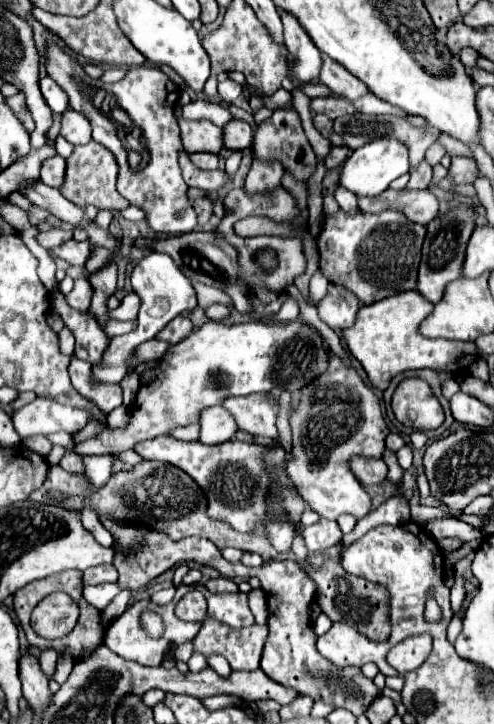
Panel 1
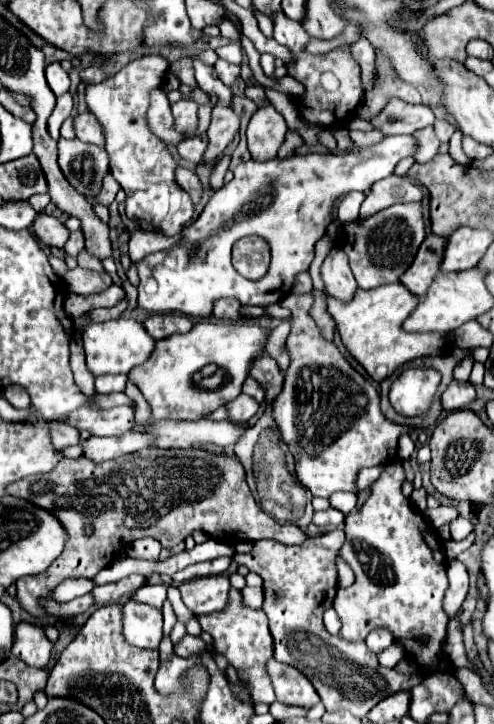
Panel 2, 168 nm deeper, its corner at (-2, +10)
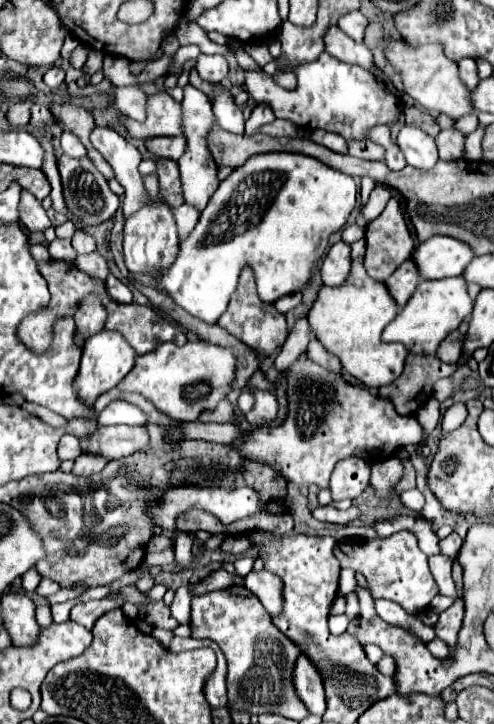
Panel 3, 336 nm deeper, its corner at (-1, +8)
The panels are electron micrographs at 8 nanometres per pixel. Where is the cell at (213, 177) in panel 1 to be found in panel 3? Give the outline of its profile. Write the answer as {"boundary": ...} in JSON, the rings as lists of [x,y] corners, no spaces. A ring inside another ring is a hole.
{"boundary":[[[139,86],[115,88],[113,98],[115,98],[115,106],[117,106],[123,114],[127,114],[129,118],[135,118],[135,120],[143,120],[143,118],[145,118],[147,94],[145,94]]]}

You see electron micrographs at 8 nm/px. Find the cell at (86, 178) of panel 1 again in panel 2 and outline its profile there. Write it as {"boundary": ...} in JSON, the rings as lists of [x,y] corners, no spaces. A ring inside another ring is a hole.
{"boundary":[[[78,138],[58,140],[58,164],[66,180],[80,194],[88,196],[94,196],[100,190],[102,178],[110,172],[106,150],[96,144],[80,142]]]}

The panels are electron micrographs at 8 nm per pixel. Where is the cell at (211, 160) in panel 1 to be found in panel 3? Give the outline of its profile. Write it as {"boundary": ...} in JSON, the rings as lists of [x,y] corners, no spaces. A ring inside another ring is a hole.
{"boundary":[[[155,136],[145,140],[145,148],[153,156],[163,156],[171,160],[179,160],[179,156],[185,152],[185,138],[183,136]]]}

